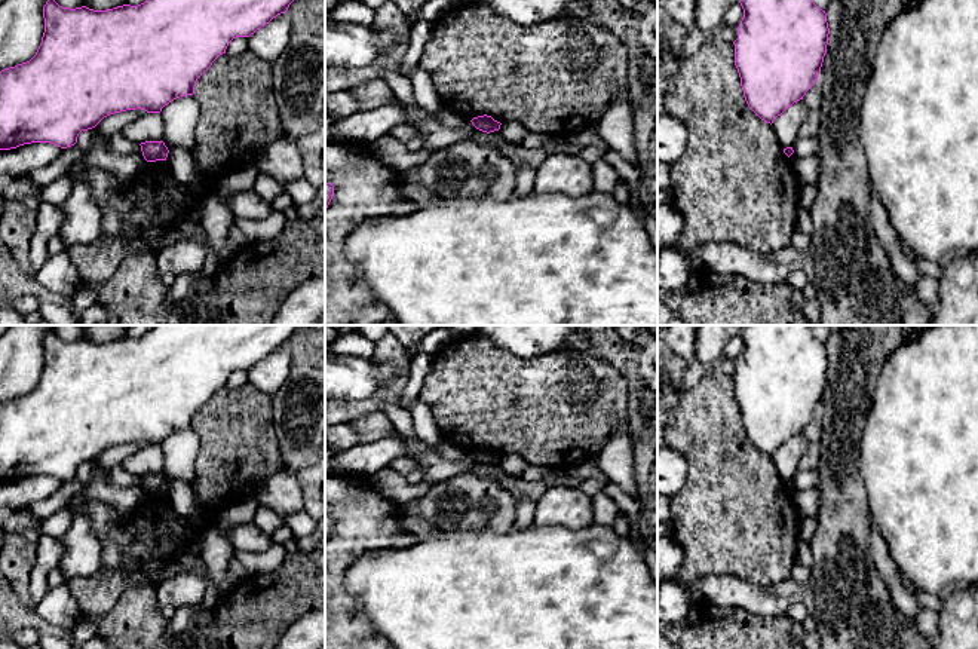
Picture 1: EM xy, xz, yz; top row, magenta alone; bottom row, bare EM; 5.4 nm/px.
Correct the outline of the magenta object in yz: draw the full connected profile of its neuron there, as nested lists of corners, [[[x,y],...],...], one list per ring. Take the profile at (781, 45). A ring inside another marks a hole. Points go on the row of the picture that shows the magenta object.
[[[741,0],[744,18],[738,27],[735,65],[748,107],[767,123],[803,100],[816,83],[828,45],[825,10],[813,0]]]

